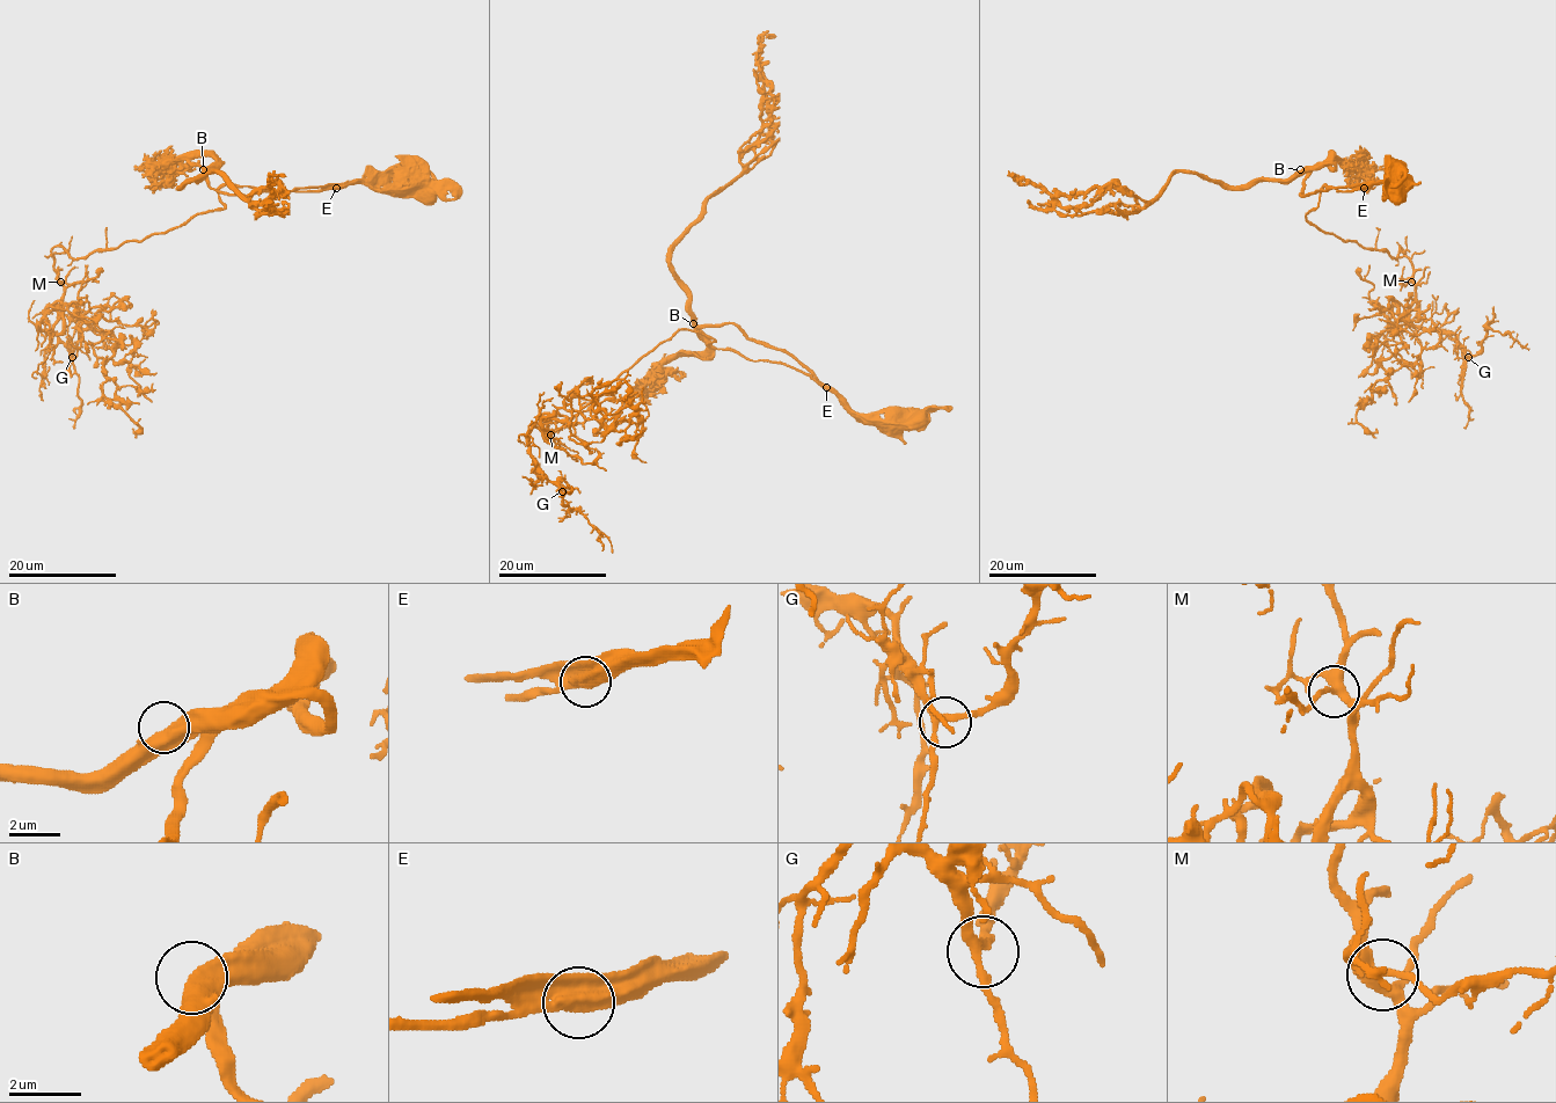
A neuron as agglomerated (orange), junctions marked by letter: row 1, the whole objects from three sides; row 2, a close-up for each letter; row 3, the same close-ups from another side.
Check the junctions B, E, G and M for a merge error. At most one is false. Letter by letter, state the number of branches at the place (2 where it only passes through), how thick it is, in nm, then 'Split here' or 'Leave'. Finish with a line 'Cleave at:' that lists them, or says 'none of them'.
B: Branches: 2. Thickness 550 nm. Leave
E: Branches: 2. Thickness 550 nm. Split here
G: Branches: 3. Thickness 240 nm. Leave
M: Branches: 3. Thickness 320 nm. Leave
Cleave at: E

